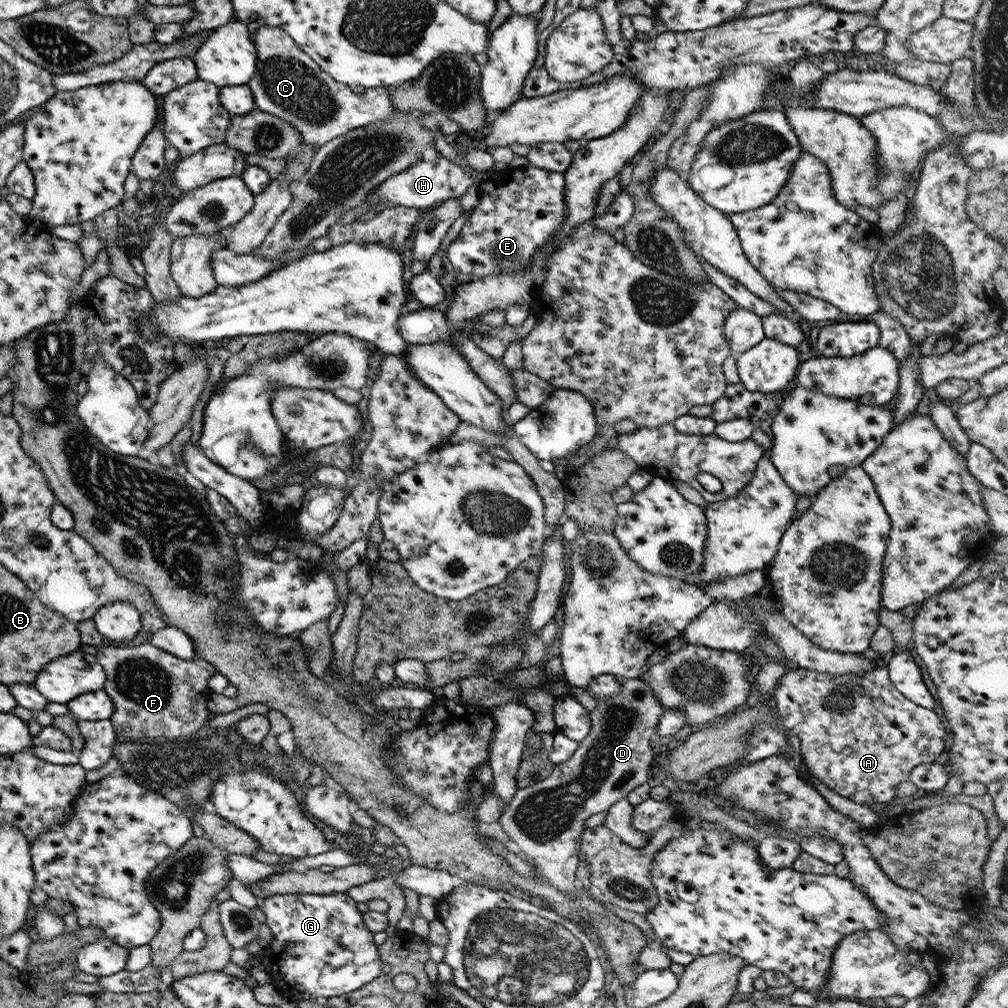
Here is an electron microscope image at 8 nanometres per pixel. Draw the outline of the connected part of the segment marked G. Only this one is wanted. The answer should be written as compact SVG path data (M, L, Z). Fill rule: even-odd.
M331 893L331 894L272 894L267 898L262 898L258 901L256 908L259 908L265 915L265 923L273 934L271 945L271 980L275 984L275 988L281 991L283 997L291 999L293 1002L297 1001L315 1001L325 1002L329 997L336 997L361 988L371 982L374 978L380 975L382 960L379 958L376 951L376 945L373 943L373 933L367 930L363 924L362 914L355 907L355 901L351 900L345 893Z

